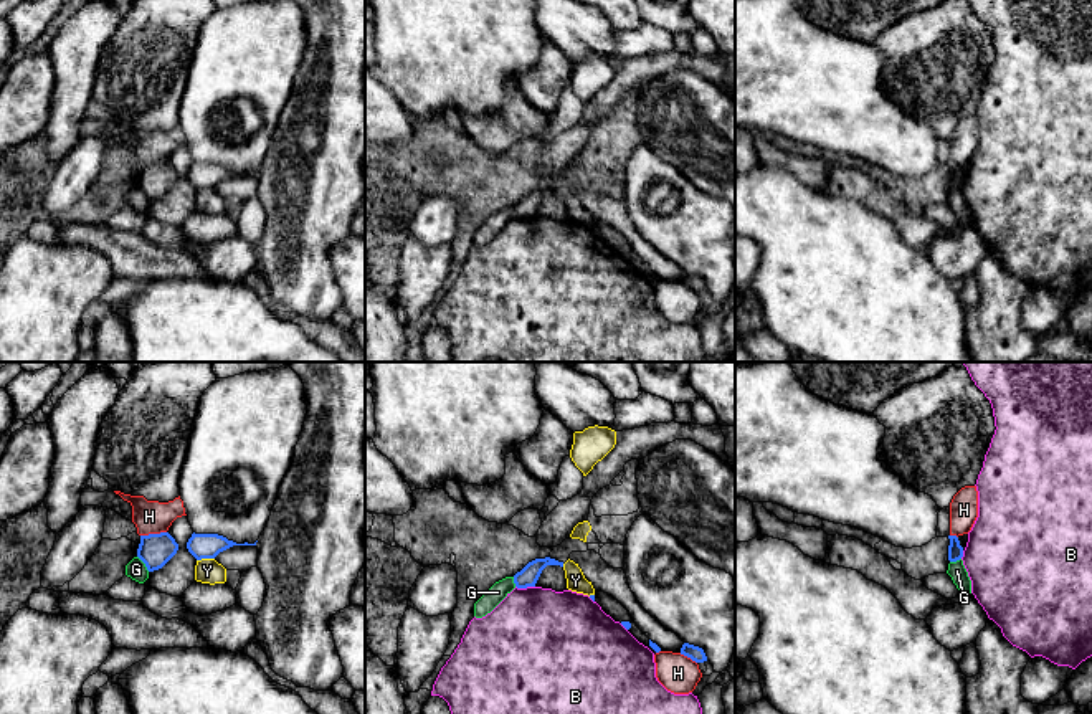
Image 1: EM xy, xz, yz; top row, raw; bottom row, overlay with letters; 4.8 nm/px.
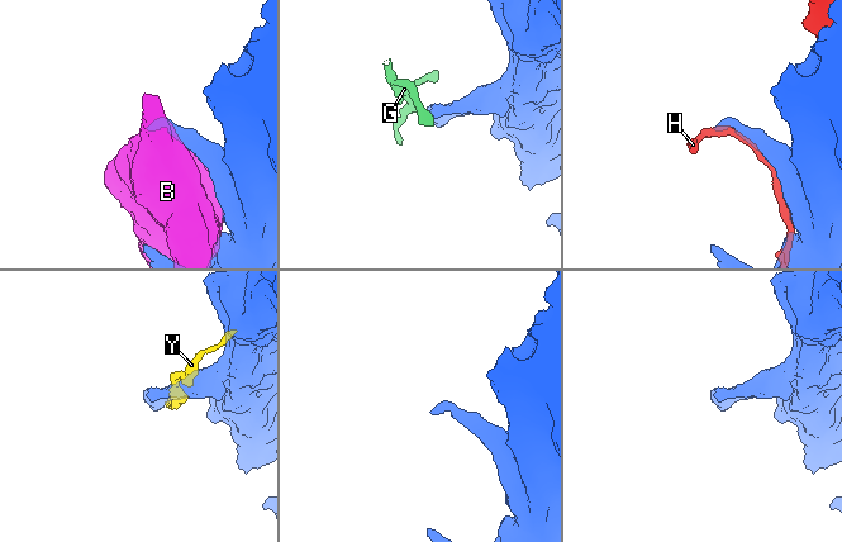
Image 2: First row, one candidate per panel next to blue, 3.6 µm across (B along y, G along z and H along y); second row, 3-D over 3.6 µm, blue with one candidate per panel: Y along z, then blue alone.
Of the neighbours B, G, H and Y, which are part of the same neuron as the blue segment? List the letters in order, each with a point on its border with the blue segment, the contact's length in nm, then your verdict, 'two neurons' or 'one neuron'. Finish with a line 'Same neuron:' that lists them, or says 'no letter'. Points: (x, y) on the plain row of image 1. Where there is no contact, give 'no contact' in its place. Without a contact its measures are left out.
B: meets blue in xz at (526, 217); contact 100 nm long; two neurons
G: meets blue in xy at (144, 192); contact 100 nm long; two neurons
H: meets blue in xy at (152, 164); contact 130 nm long; two neurons
Y: meets blue in xy at (205, 187); contact 90 nm long; two neurons
Same neuron: no letter

